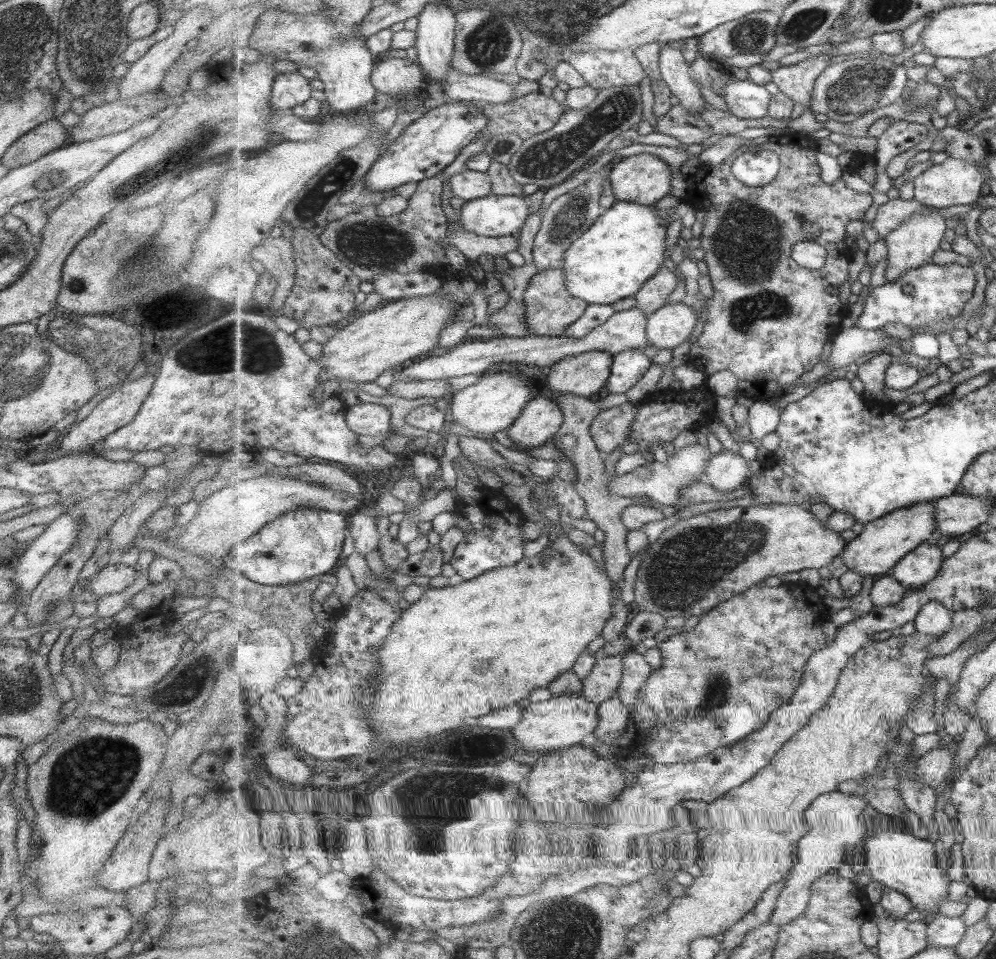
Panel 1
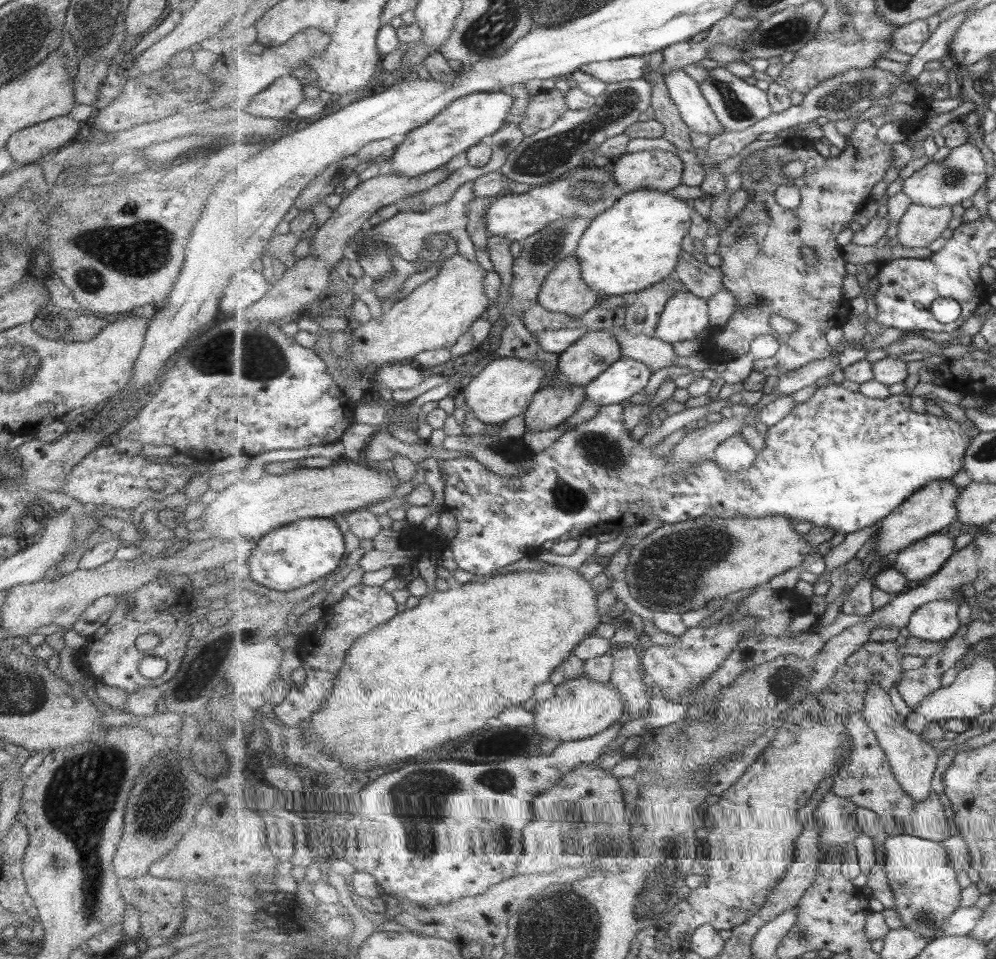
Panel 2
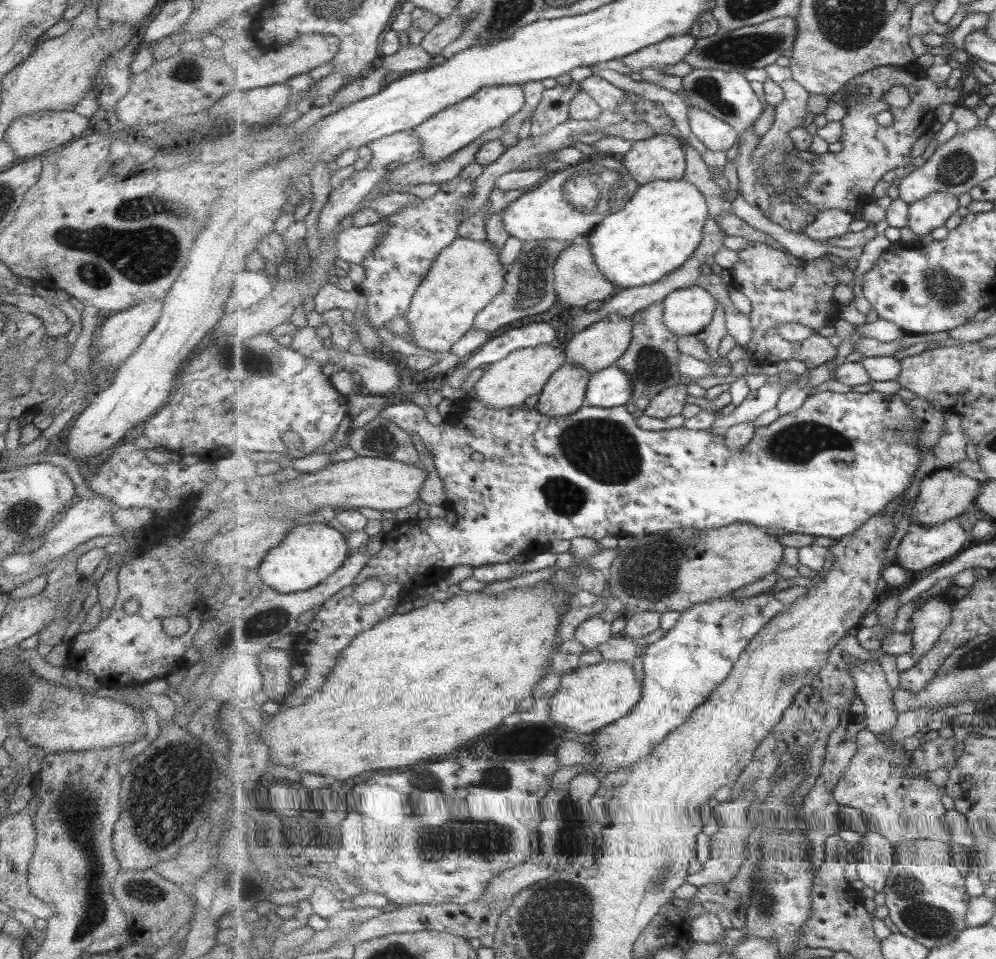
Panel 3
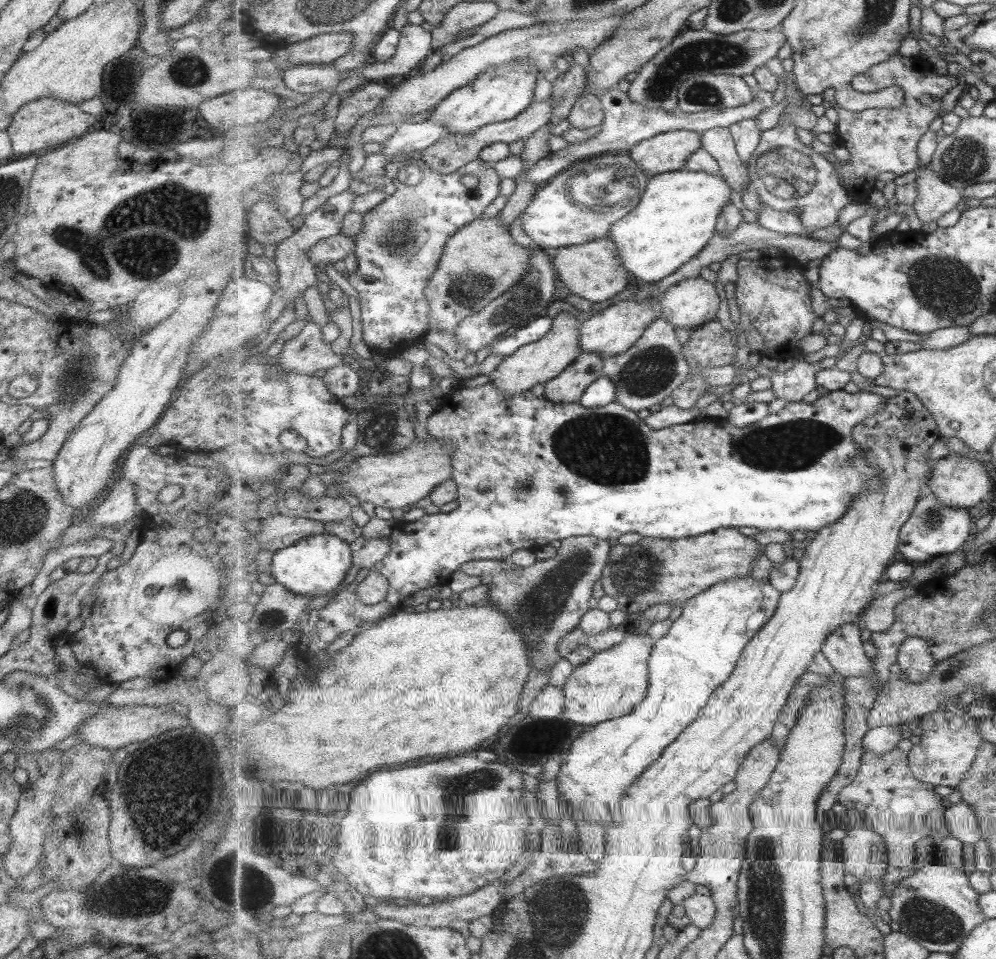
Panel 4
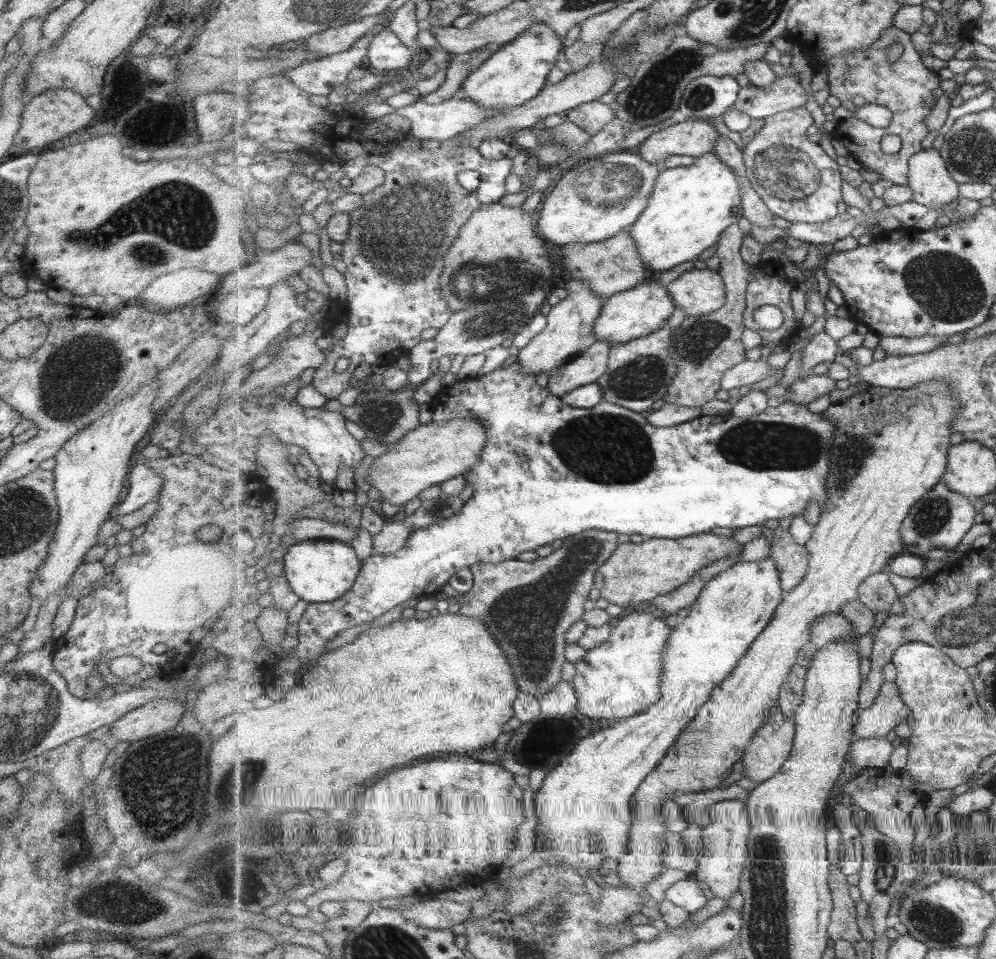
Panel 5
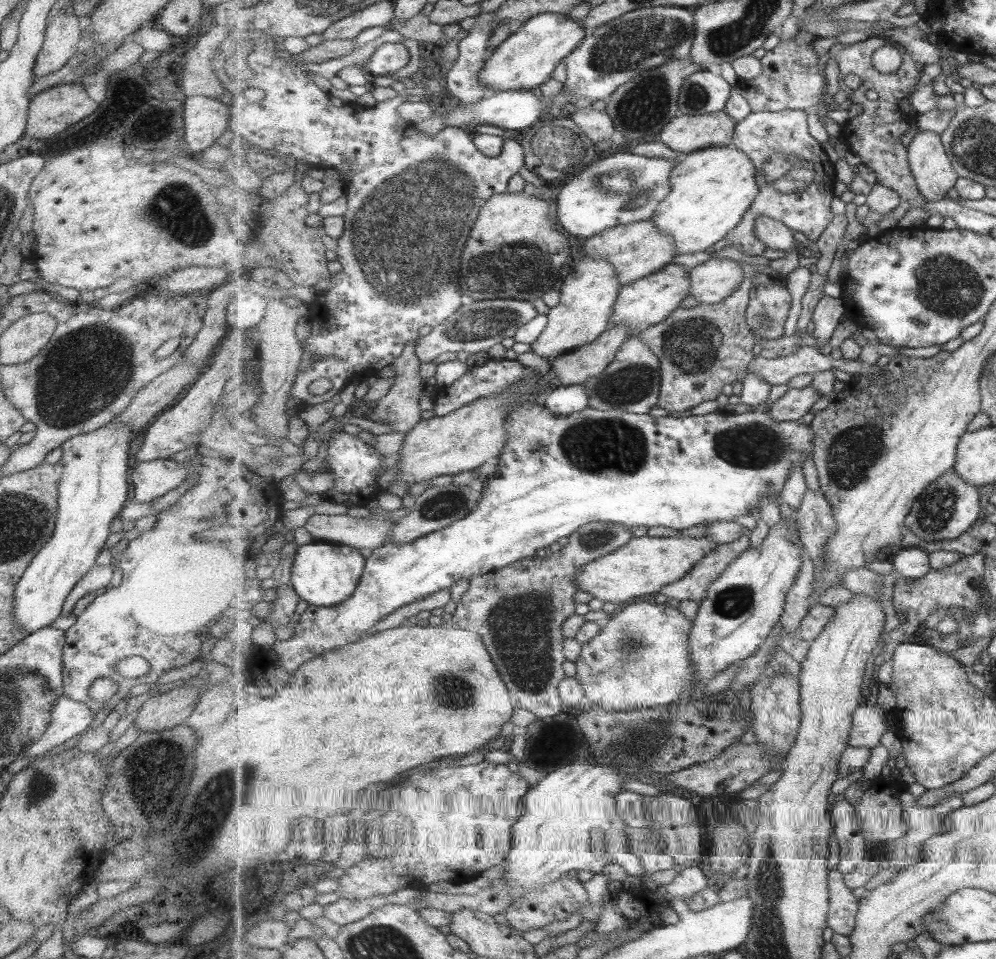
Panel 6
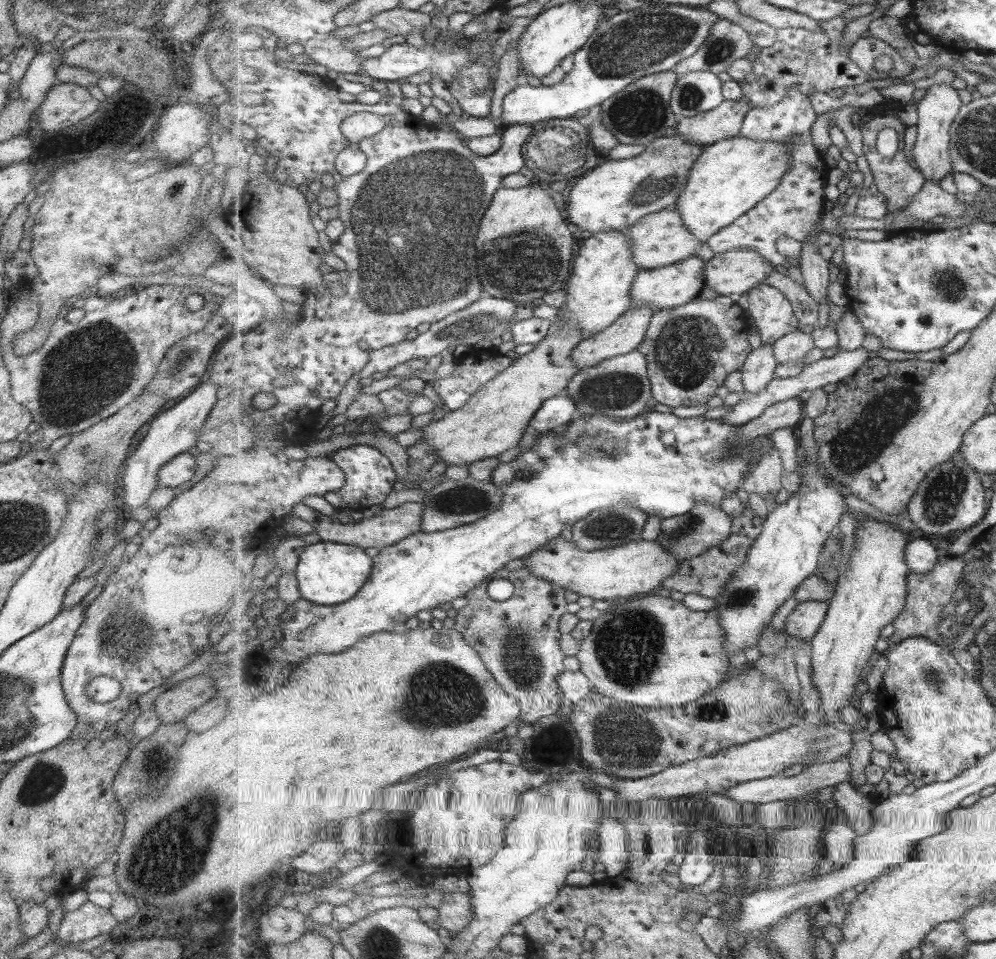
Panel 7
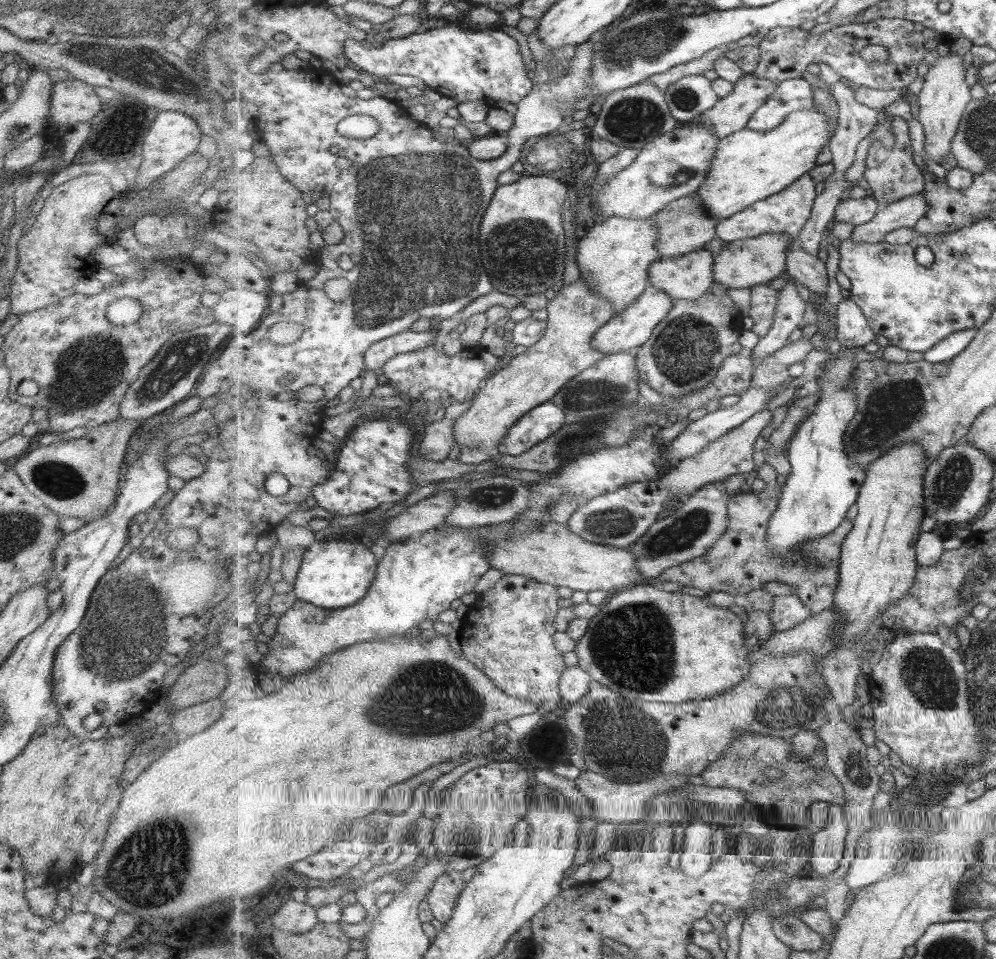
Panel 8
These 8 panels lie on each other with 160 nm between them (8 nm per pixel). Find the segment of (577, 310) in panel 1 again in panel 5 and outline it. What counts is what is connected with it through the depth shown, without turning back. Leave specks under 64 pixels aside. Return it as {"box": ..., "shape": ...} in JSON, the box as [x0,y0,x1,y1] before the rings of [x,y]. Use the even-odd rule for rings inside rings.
{"box":[562,231,648,298],"shape":[[[629,231],[601,242],[565,245],[562,247],[562,255],[562,263],[572,279],[586,281],[587,286],[602,297],[611,298],[615,294],[632,290],[647,276],[648,267],[645,266],[637,250],[637,242]]]}

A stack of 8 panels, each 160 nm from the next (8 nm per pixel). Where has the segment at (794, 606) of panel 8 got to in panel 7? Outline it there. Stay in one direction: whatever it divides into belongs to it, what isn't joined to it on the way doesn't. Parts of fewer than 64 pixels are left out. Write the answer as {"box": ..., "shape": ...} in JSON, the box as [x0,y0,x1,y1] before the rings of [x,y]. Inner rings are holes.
{"box":[784,601,829,641],"shape":[[[807,601],[798,603],[787,616],[784,630],[796,638],[812,641],[826,619],[829,602]]]}

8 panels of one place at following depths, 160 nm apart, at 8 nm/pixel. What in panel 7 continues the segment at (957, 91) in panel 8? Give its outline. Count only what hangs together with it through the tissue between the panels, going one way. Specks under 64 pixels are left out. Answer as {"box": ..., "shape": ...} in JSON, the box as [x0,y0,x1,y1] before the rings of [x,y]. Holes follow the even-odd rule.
{"box":[913,84,963,182],"shape":[[[948,84],[931,85],[925,96],[917,104],[917,141],[913,149],[913,158],[925,175],[926,180],[939,182],[941,178],[951,174],[951,170],[955,172],[952,165],[952,154],[950,153],[952,128],[963,105],[963,100],[961,100],[957,88]]]}

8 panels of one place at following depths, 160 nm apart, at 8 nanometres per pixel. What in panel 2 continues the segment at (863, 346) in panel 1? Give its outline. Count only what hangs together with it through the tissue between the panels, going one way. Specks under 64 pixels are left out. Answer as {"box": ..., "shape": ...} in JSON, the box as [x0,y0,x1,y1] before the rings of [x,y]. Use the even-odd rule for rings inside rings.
{"box":[774,352,840,396],"shape":[[[840,352],[837,353],[837,360],[832,360],[832,357],[817,360],[781,377],[776,384],[774,393],[777,396],[783,396],[783,394],[784,396],[789,396],[795,394],[795,392],[799,392],[801,388],[807,388],[807,386],[811,386],[811,384],[815,384],[815,382],[832,374],[835,370],[835,365],[837,364],[839,366],[838,355]]]}

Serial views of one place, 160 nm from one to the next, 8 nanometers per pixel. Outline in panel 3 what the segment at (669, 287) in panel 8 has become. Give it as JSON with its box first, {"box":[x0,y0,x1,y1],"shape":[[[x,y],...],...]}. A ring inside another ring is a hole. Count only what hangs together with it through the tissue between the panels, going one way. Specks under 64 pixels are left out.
{"box":[566,316,634,374],"shape":[[[611,316],[595,321],[580,333],[573,333],[566,347],[568,363],[590,371],[592,374],[616,365],[627,352],[634,339],[633,319],[623,316]]]}

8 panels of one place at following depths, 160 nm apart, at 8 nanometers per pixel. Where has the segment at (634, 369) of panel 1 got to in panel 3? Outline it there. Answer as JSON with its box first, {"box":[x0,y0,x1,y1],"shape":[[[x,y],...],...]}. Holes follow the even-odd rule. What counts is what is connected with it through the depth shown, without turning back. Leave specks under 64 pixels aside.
{"box":[585,365,632,408],"shape":[[[613,365],[593,373],[585,405],[615,408],[632,400],[631,380],[619,366]]]}

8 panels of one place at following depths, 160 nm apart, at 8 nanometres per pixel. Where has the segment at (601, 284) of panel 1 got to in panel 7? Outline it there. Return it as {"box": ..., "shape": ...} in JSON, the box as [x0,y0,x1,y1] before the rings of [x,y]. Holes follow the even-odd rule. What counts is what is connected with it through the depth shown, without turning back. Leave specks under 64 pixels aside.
{"box":[674,135,795,243],"shape":[[[741,135],[705,145],[703,154],[694,164],[687,188],[680,194],[674,204],[684,218],[685,226],[701,240],[708,243],[713,235],[727,226],[732,226],[740,216],[748,213],[754,206],[763,202],[771,193],[780,187],[786,172],[792,168],[795,146],[787,141],[758,141]]]}

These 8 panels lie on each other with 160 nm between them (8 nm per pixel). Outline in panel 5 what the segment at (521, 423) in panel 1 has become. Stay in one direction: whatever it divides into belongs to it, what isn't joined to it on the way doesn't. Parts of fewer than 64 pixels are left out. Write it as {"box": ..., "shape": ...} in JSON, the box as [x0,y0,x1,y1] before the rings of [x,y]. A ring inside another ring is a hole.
{"box":[548,340,612,397],"shape":[[[598,340],[568,365],[551,371],[548,387],[552,393],[562,397],[581,386],[597,384],[603,374],[607,373],[612,345],[610,342]]]}

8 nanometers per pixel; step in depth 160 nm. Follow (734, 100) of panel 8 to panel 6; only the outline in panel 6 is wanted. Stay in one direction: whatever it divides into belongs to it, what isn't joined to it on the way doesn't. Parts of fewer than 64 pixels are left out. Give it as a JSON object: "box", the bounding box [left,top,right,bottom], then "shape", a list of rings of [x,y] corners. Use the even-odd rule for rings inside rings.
{"box":[657,111,737,156],"shape":[[[727,111],[681,114],[666,125],[657,140],[686,156],[701,149],[732,145],[737,125]]]}

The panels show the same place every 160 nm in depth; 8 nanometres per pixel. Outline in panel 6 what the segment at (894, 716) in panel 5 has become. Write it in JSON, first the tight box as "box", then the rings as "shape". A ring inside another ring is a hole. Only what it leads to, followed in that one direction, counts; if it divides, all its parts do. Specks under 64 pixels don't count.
{"box":[849,702,888,749],"shape":[[[865,702],[854,714],[849,745],[857,748],[873,749],[881,745],[881,740],[888,731],[885,712],[874,703]]]}

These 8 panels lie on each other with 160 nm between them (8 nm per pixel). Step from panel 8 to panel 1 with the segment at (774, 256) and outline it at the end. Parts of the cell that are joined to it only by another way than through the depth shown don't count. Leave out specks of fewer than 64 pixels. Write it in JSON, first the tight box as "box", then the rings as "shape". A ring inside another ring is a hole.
{"box":[648,301,699,349],"shape":[[[688,301],[677,304],[667,304],[657,313],[648,318],[648,339],[652,345],[660,349],[673,349],[693,334],[699,324],[699,314],[691,308]]]}

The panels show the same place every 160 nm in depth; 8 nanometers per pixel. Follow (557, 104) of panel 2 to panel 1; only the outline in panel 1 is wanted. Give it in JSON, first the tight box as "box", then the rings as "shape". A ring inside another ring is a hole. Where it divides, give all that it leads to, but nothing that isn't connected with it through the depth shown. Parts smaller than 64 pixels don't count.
{"box":[475,91,566,141],"shape":[[[532,91],[522,97],[515,98],[509,103],[493,104],[487,101],[475,101],[477,108],[489,118],[490,123],[479,136],[490,140],[501,133],[518,134],[524,141],[539,133],[551,130],[559,119],[566,113],[564,106],[553,95],[545,96],[538,91]]]}

